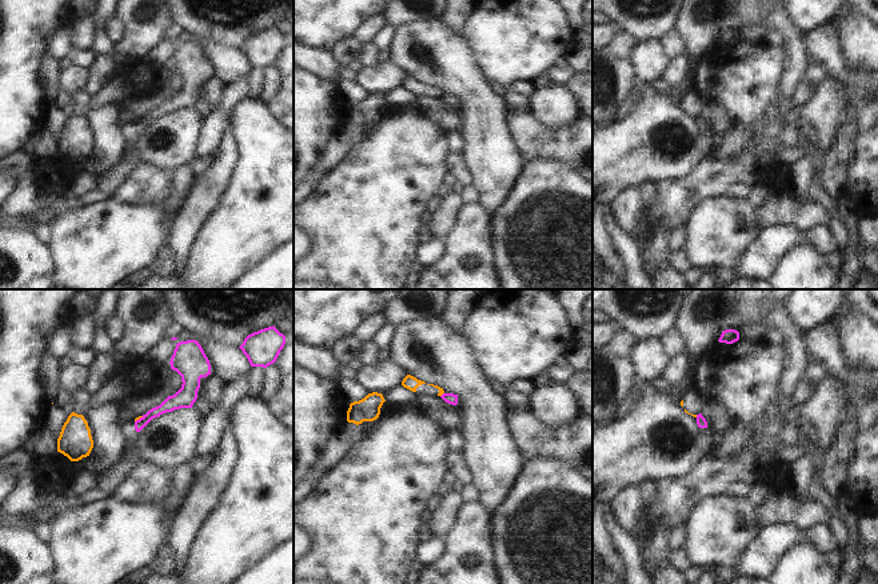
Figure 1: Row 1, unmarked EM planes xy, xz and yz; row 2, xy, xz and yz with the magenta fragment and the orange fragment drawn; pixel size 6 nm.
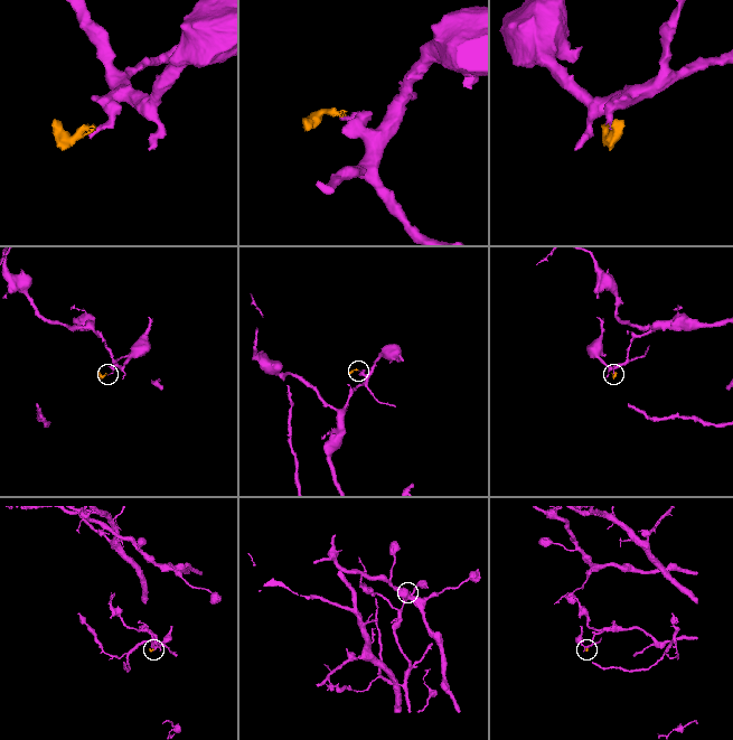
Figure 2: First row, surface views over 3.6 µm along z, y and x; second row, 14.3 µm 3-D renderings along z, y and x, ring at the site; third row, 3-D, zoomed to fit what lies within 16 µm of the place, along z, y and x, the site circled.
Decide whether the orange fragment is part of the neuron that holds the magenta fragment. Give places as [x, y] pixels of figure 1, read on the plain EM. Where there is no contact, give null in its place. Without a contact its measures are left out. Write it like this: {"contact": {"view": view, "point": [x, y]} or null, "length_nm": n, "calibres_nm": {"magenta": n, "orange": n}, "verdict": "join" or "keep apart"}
{"contact": {"view": "xy", "point": [140, 119]}, "length_nm": 70, "calibres_nm": {"magenta": 90, "orange": 20}, "verdict": "keep apart"}

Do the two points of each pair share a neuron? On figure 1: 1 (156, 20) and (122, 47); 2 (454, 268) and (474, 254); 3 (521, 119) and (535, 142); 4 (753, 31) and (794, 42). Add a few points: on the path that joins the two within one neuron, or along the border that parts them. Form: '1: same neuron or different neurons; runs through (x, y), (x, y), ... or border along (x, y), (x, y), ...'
1: same neuron; runs through (148, 26), (130, 44)
2: same neuron; runs through (459, 268), (469, 259)
3: same neuron; runs through (522, 124), (530, 136)
4: same neuron; runs through (763, 26), (779, 23), (787, 31)

